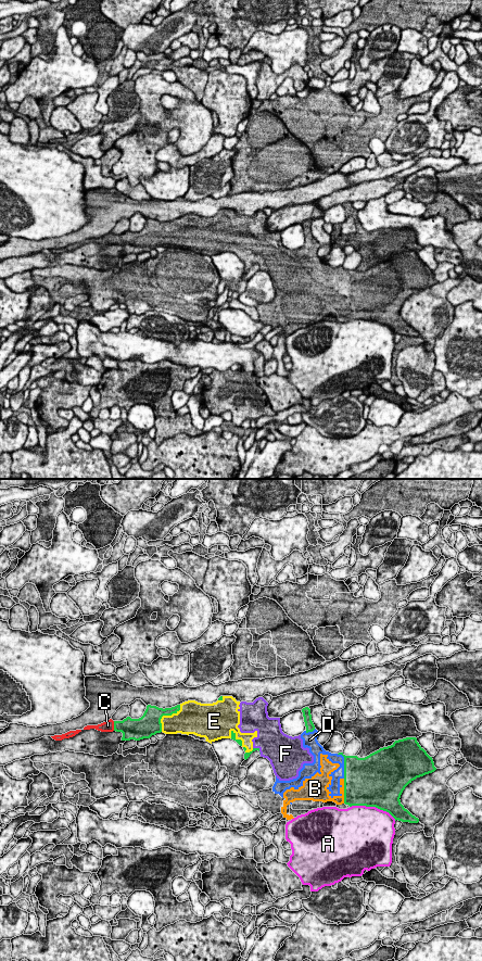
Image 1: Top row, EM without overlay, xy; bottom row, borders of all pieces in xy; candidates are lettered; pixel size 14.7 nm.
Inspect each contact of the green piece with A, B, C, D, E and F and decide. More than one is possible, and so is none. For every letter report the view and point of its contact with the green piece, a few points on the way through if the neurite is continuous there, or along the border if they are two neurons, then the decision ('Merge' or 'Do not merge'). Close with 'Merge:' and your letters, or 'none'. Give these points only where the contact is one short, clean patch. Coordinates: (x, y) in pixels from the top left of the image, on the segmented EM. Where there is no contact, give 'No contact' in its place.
A: Touches green at xy (372, 806). Do not merge
B: Touches green at xy (344, 791). Merge
C: Touches green at xy (114, 725). Merge
D: Touches green at xy (344, 764). Merge
E: Touches green at xy (165, 715). Merge
F: Touches green at xy (258, 749). Merge
Merge: B, C, D, E, F

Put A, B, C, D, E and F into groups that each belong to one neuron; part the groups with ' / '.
A / B C D E F

